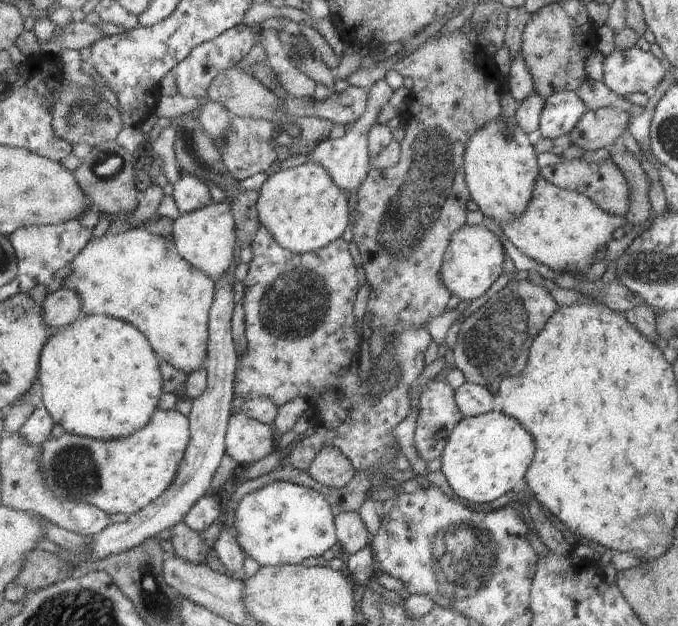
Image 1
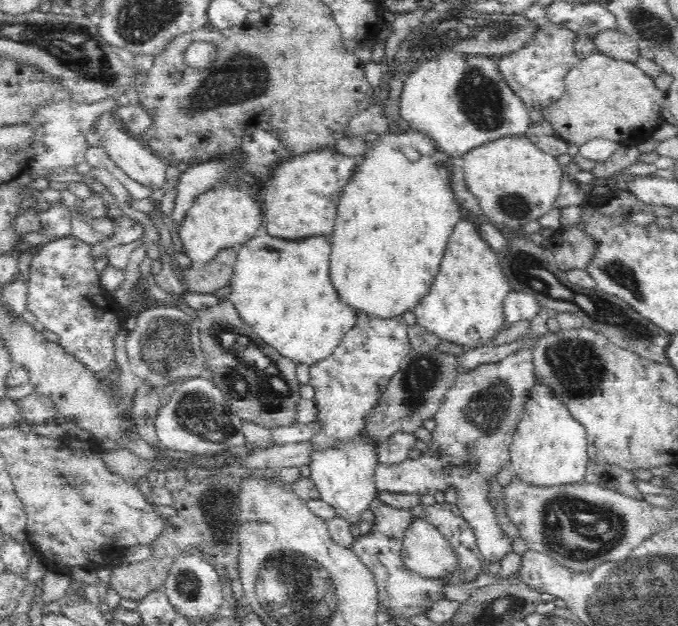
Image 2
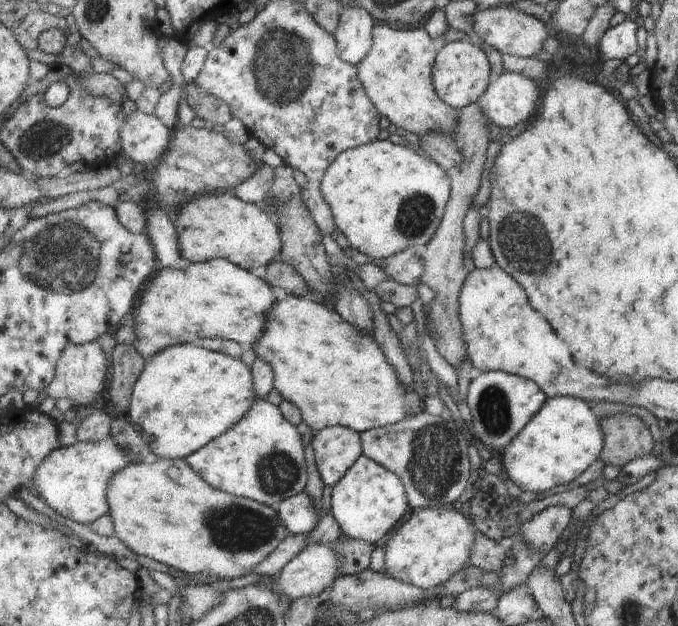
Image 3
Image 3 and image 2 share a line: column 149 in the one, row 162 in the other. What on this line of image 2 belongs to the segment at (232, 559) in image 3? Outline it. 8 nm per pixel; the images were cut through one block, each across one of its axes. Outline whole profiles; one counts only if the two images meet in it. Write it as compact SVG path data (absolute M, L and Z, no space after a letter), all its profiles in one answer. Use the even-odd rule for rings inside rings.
M510 136L473 148L463 158L468 191L495 226L524 227L554 206L563 172L553 154L546 154L525 136Z

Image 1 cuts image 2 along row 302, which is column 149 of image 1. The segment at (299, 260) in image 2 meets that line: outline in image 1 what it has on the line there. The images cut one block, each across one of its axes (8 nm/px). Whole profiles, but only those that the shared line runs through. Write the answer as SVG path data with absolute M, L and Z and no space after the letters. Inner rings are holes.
M144 227L118 234L106 232L103 237L91 240L75 258L71 268L63 286L77 291L85 315L108 315L136 325L154 342L160 358L188 374L206 367L210 356L211 312L215 306L217 282L188 262L180 254L174 239L158 236Z

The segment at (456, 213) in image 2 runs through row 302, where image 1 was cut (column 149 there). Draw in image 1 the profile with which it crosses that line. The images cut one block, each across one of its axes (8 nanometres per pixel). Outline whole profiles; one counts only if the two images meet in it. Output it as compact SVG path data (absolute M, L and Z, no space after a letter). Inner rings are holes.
M85 315L68 326L53 330L52 336L44 347L43 358L39 364L39 380L43 387L44 404L48 407L55 421L61 424L68 433L103 441L128 438L128 436L134 435L135 432L146 427L158 411L160 398L164 394L164 376L160 370L162 358L155 351L155 348L152 348L150 342L151 340L136 325L108 315Z

